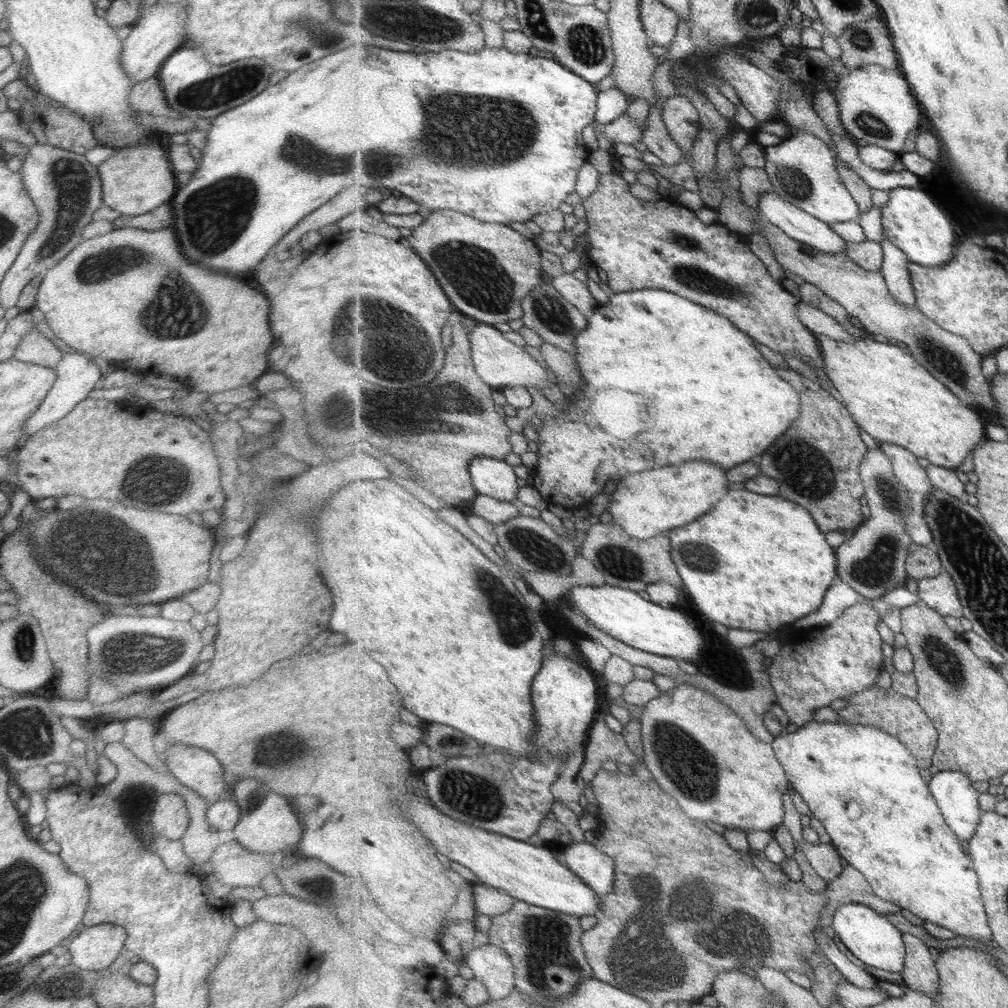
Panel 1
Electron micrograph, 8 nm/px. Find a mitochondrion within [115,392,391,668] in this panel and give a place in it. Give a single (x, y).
(142, 484)

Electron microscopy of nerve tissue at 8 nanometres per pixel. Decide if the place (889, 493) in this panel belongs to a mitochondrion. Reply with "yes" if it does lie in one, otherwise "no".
yes

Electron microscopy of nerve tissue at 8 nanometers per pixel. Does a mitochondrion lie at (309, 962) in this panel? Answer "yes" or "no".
no

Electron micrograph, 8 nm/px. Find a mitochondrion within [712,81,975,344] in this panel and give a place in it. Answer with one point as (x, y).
(795, 183)

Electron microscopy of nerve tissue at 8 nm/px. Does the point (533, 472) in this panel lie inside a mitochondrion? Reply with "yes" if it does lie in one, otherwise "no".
no

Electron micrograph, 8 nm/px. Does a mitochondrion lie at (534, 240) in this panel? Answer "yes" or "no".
no

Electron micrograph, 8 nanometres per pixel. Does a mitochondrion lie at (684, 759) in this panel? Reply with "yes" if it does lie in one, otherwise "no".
yes

